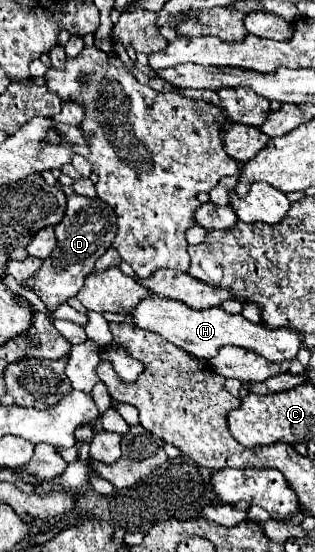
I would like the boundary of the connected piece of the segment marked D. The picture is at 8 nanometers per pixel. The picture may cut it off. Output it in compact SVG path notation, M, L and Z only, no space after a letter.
M71 195L67 197L67 211L59 225L55 225L57 245L53 253L43 259L43 267L35 277L27 281L27 289L31 289L47 307L49 313L53 313L61 303L65 303L69 297L75 297L79 289L83 287L85 277L93 271L95 261L109 249L117 235L117 219L115 211L107 203L103 203L99 197L89 199L83 195Z

